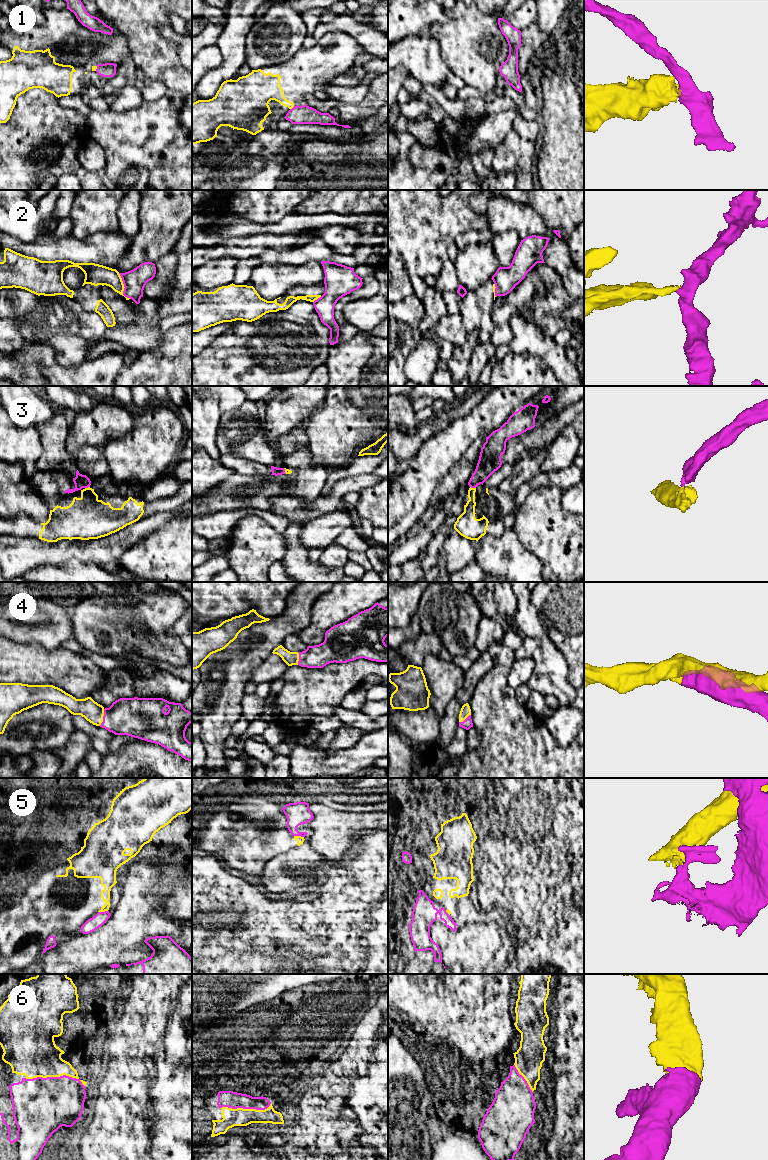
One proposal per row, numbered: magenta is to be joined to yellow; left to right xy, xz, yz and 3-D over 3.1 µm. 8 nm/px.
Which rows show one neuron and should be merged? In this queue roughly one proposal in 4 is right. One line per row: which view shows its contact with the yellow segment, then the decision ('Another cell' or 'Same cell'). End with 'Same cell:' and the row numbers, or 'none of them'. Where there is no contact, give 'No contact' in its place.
1: Touches yellow in xz. Another cell
2: Touches yellow in xy. Another cell
3: Touches yellow in yz. Another cell
4: Touches yellow in xy. Same cell
5: Touches yellow in xy. Another cell
6: Touches yellow in xy. Same cell
Same cell: 4, 6

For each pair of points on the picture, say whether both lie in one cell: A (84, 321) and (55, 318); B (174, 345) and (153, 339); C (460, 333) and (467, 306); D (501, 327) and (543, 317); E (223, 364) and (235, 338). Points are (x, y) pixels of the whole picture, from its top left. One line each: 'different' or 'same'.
A: same
B: different
C: different
D: same
E: same

